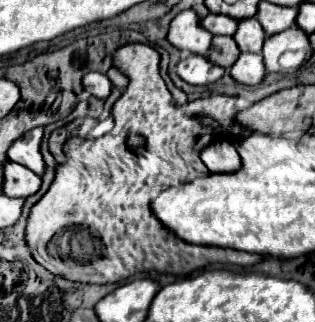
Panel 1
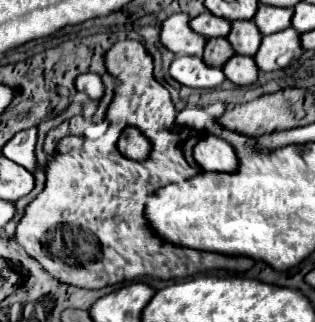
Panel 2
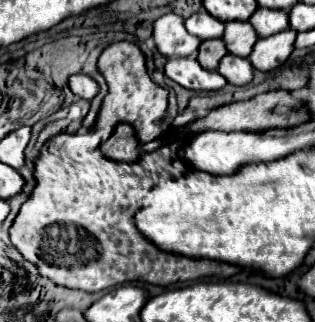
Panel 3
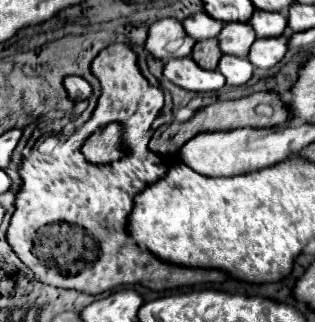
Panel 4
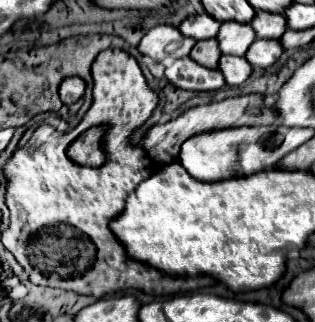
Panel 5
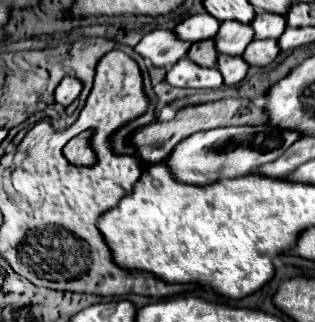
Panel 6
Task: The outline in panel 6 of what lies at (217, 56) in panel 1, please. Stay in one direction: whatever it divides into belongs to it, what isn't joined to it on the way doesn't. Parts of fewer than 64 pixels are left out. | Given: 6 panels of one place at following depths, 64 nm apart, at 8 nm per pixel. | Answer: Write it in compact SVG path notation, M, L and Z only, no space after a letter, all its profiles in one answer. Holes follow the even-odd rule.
M200 40L200 42L194 42L192 48L188 50L188 58L192 62L196 62L198 66L206 66L206 68L214 68L216 66L216 48L214 48L214 40Z

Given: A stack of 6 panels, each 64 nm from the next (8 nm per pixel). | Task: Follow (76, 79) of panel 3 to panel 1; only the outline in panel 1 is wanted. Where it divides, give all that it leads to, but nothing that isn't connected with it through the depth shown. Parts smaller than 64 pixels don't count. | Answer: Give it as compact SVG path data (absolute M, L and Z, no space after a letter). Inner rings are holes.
M88 72L82 78L82 84L84 84L84 90L88 90L92 96L102 98L102 100L106 100L112 92L112 82L108 80L108 76L104 76L100 72Z

